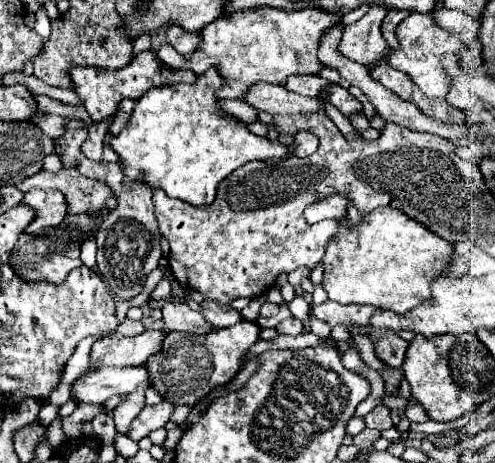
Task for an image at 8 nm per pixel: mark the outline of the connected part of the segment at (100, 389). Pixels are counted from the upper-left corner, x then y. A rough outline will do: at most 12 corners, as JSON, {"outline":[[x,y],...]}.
{"outline":[[107,366],[73,382],[77,402],[101,404],[149,386],[145,366]]}

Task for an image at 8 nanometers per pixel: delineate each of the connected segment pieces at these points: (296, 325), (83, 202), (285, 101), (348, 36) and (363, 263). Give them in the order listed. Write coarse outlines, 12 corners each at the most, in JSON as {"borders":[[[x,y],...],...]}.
{"borders":[[[301,320],[277,324],[281,334],[299,336],[303,332]],[[73,168],[37,172],[17,184],[55,188],[65,194],[69,212],[99,216],[113,190]],[[259,82],[245,96],[261,112],[295,114],[325,108],[279,84]],[[371,6],[345,26],[341,54],[363,66],[387,50],[381,24],[387,6]],[[395,208],[339,230],[323,288],[397,314],[455,246]]]}

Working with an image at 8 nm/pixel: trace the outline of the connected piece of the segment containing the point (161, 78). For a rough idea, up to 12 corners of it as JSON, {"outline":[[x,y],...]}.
{"outline":[[153,50],[121,70],[73,68],[75,92],[93,120],[149,88],[191,84],[191,70],[161,64]]}

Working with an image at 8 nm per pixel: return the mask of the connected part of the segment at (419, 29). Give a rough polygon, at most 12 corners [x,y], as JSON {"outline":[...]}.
{"outline":[[411,12],[397,26],[401,46],[387,64],[429,98],[445,98],[441,60],[463,40],[433,14]]}

